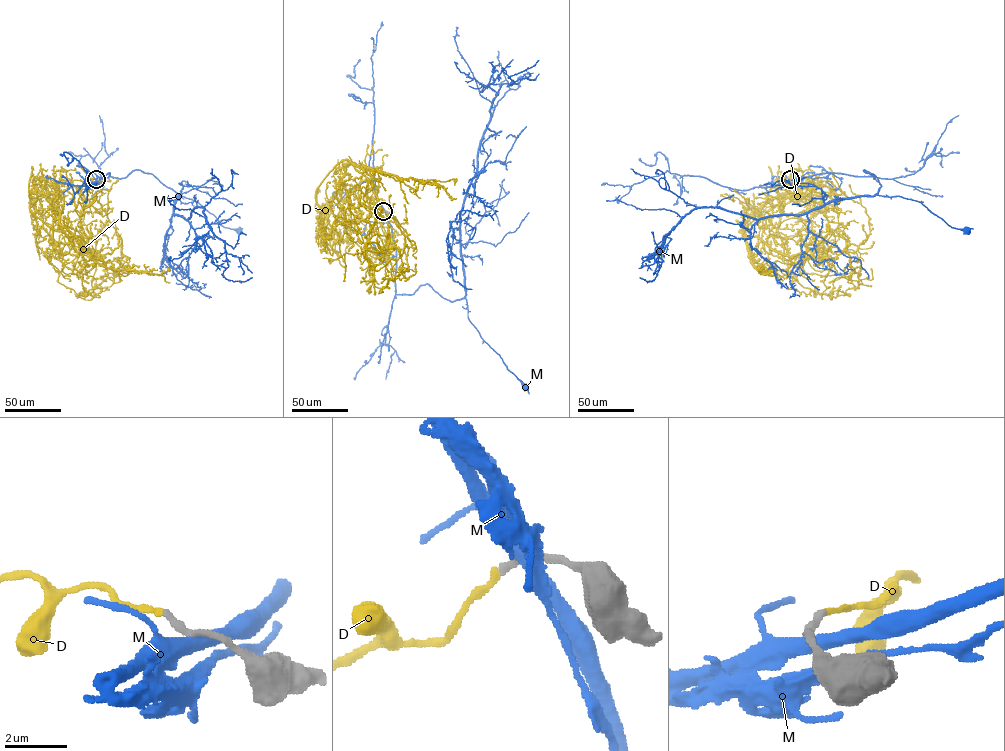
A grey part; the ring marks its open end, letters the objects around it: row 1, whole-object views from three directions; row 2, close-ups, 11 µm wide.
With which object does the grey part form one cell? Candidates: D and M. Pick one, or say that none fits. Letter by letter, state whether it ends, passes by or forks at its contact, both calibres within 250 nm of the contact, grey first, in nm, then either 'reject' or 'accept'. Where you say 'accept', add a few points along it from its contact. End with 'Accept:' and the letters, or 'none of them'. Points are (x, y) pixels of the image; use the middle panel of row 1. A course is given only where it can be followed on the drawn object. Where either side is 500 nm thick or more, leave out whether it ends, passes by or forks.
D: it ends there; 240 nm thick on the grey side, 200 nm on the other; accept; it runs (383, 211), (358, 224), (358, 206), (377, 201), (348, 164), (321, 232), (330, 236), (335, 215), (356, 235)
M: it passes by; 320 nm thick on the grey side, 440 nm on the other; reject
Accept: D

